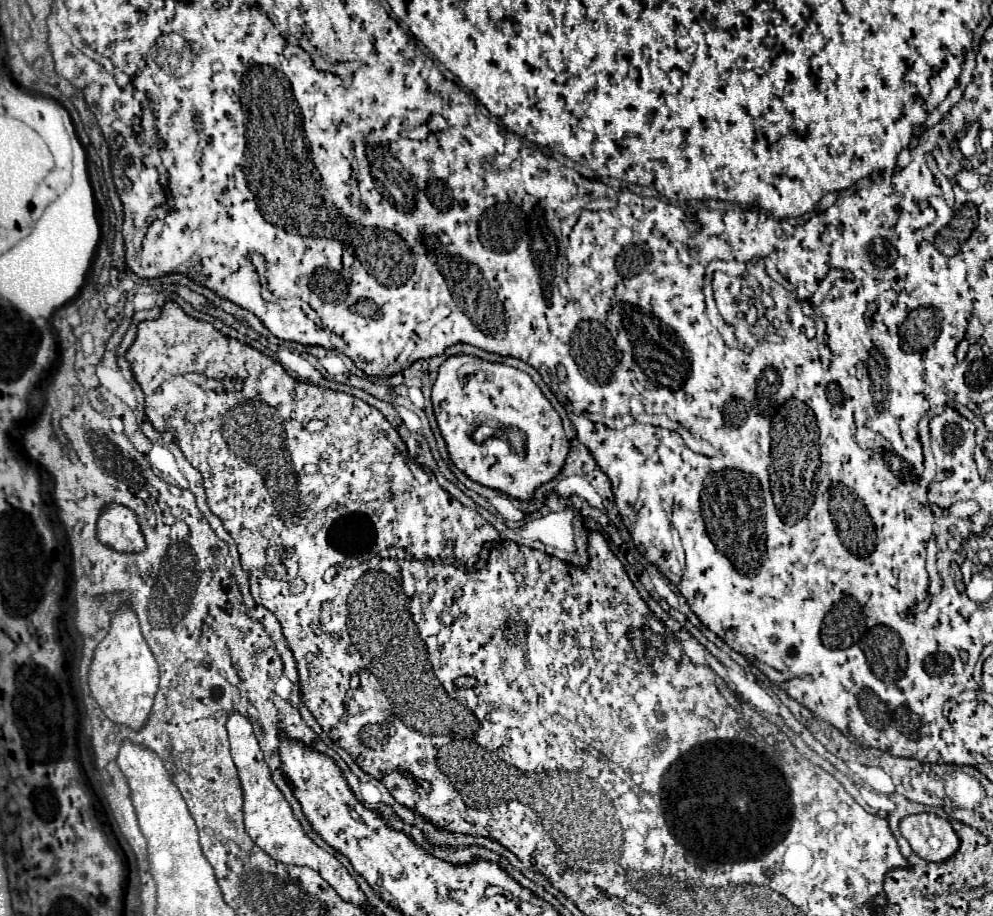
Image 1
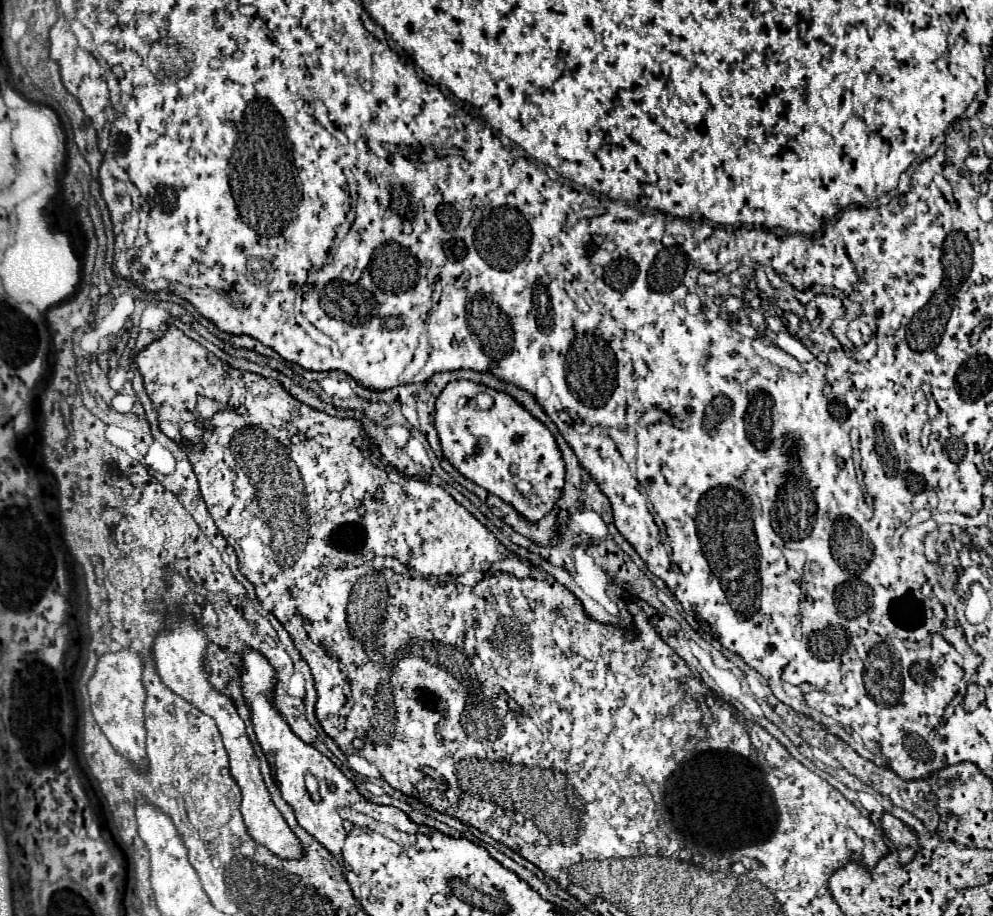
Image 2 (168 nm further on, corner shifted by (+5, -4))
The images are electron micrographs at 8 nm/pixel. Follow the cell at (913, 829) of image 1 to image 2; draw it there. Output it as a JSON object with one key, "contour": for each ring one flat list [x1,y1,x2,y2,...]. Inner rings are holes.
{"contour":[[888,812,882,816,880,826,882,826,882,832,886,834,886,838,896,846,900,864,902,866,908,864,910,858,914,858,914,850,918,850,918,844,914,842,914,832]]}

